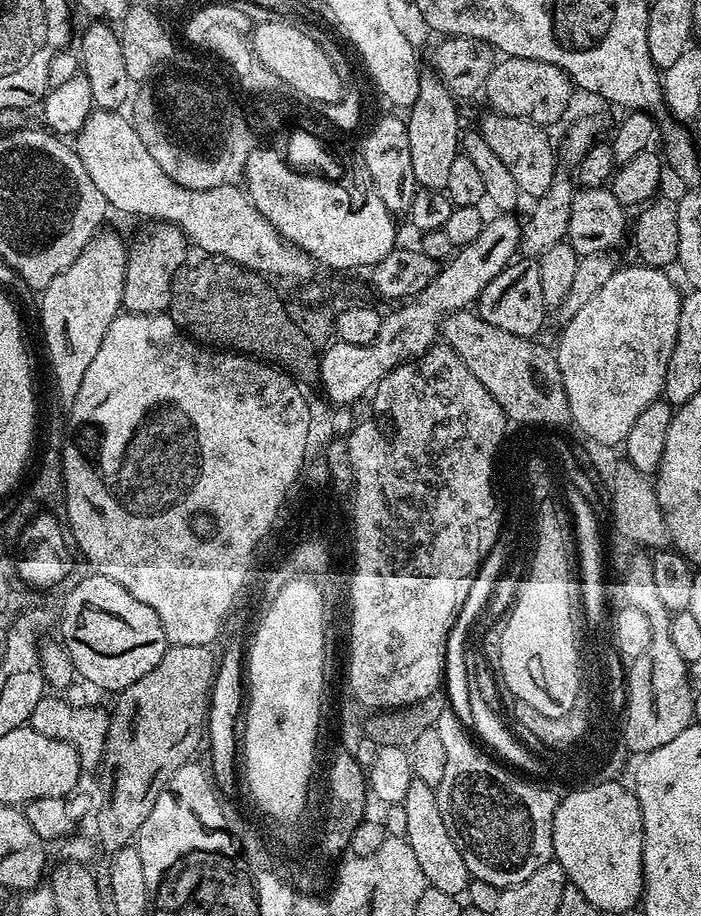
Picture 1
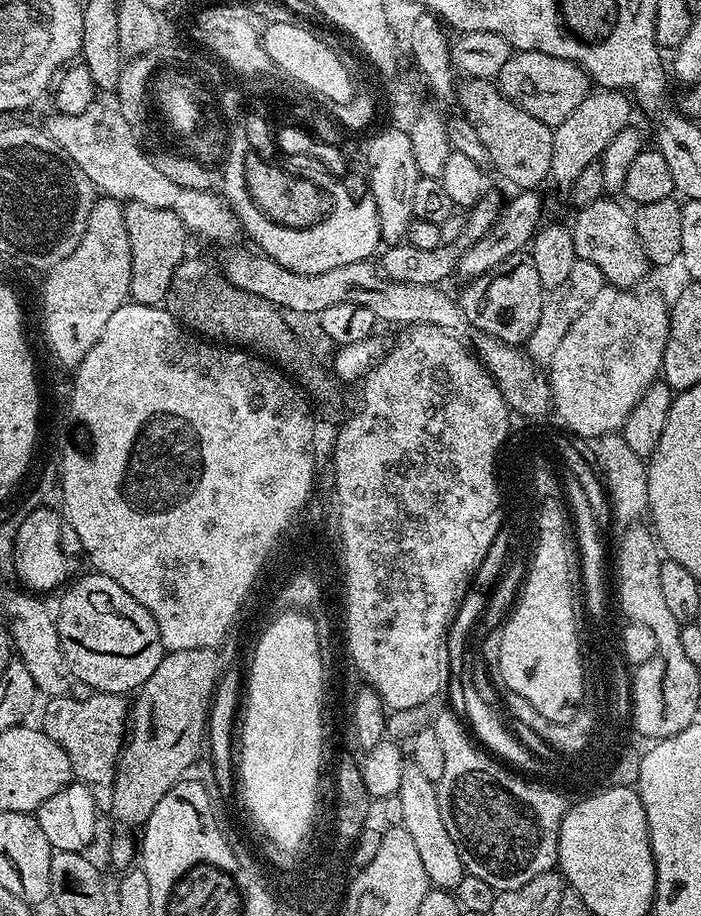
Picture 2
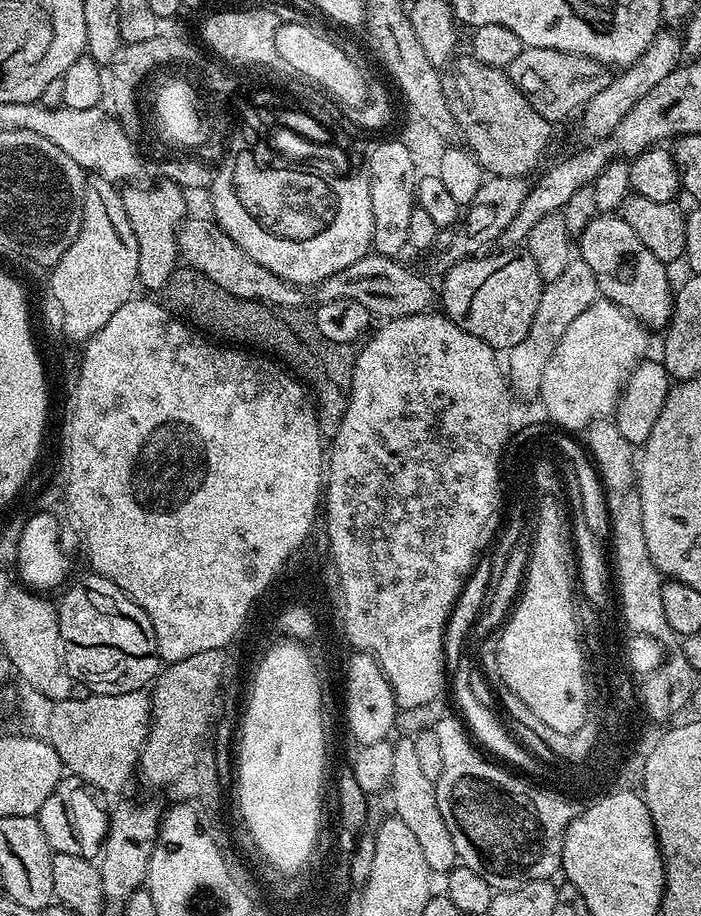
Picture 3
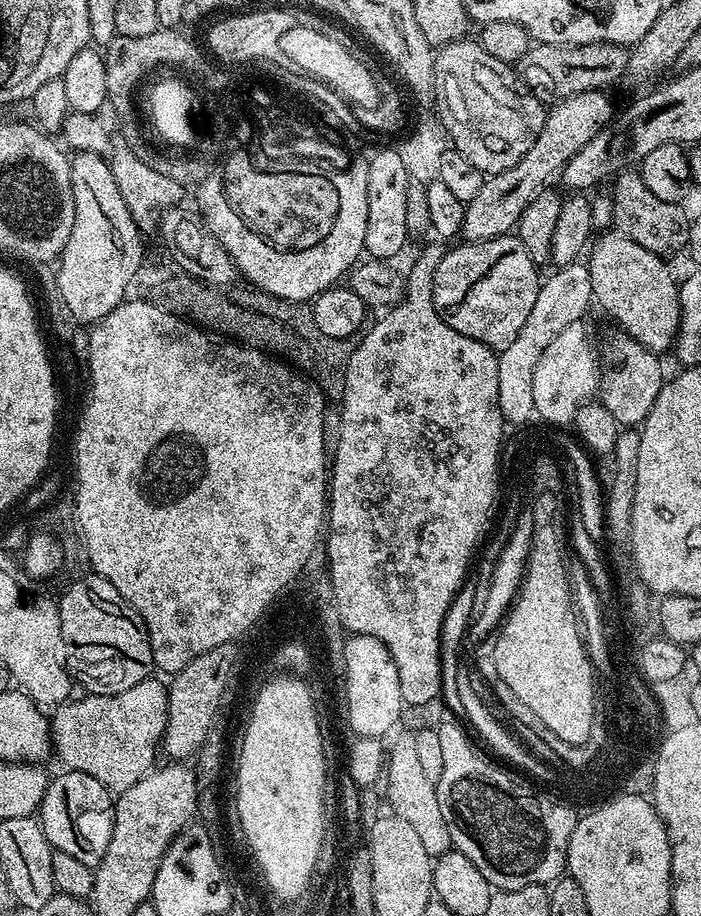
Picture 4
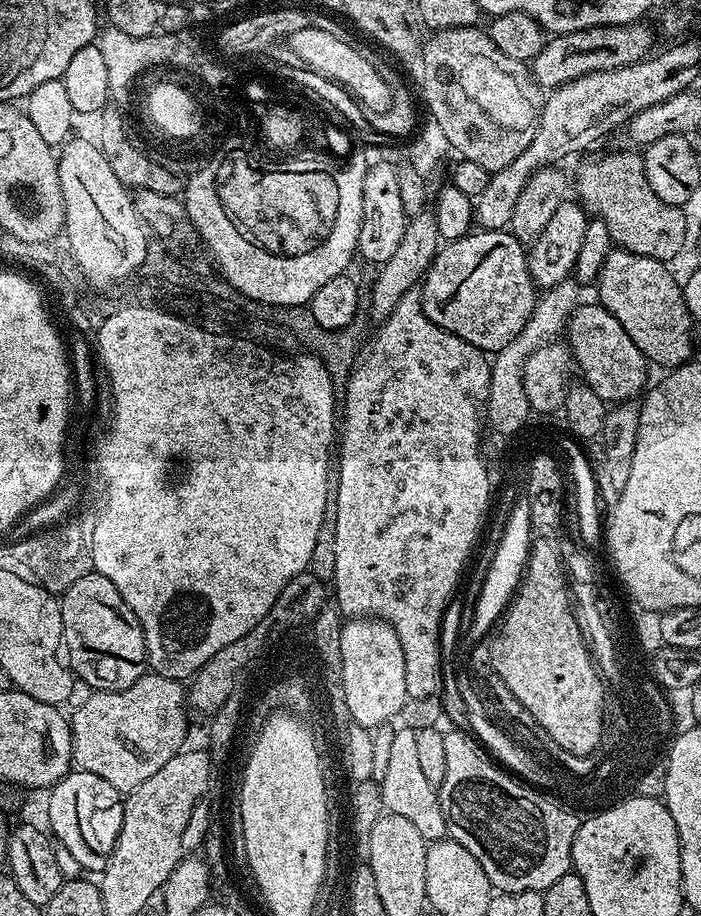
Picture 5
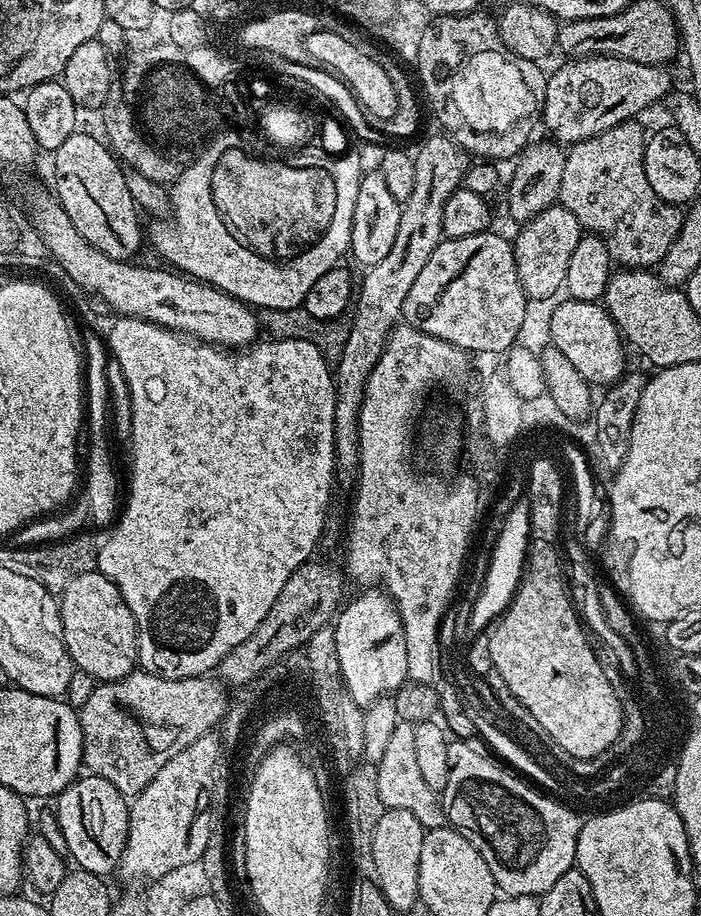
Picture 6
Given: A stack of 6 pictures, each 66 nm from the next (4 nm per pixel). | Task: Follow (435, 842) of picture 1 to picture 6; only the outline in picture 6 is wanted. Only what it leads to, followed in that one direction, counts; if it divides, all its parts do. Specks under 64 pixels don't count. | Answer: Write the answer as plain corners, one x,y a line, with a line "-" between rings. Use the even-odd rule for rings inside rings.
398,722
394,726
394,735
386,746
386,755
382,762
376,765
376,777
378,778
378,798
382,798
385,809
410,810
425,830
429,828
445,827
446,817
441,801
432,793
428,780
424,777
424,768
420,765
422,753
414,750
415,724

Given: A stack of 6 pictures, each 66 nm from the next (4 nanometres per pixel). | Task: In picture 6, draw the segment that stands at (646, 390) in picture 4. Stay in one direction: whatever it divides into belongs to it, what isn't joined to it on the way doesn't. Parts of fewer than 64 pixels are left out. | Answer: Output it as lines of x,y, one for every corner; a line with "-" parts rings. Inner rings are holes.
564,298
564,301
548,316
548,336
551,347
558,349
572,363
578,374
593,386
611,386
624,375
625,341
620,335
607,308
600,302
582,302

